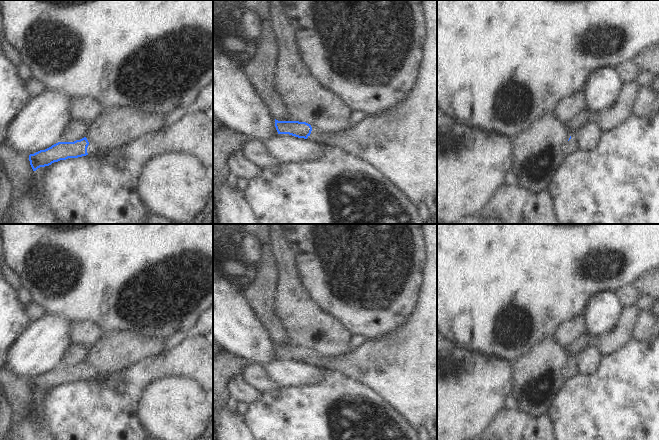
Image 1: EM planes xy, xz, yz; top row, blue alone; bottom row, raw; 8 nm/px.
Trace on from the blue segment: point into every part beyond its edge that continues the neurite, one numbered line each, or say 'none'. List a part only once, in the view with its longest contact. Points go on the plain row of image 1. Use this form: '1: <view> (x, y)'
1: xy (91, 374).

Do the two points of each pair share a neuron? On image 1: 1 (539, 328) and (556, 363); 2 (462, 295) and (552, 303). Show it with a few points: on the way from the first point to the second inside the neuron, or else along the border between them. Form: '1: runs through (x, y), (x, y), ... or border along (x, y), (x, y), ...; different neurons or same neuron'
1: border along (553, 337), (547, 337), (540, 341), (527, 353); different neurons
2: runs through (484, 290), (530, 290); same neuron

